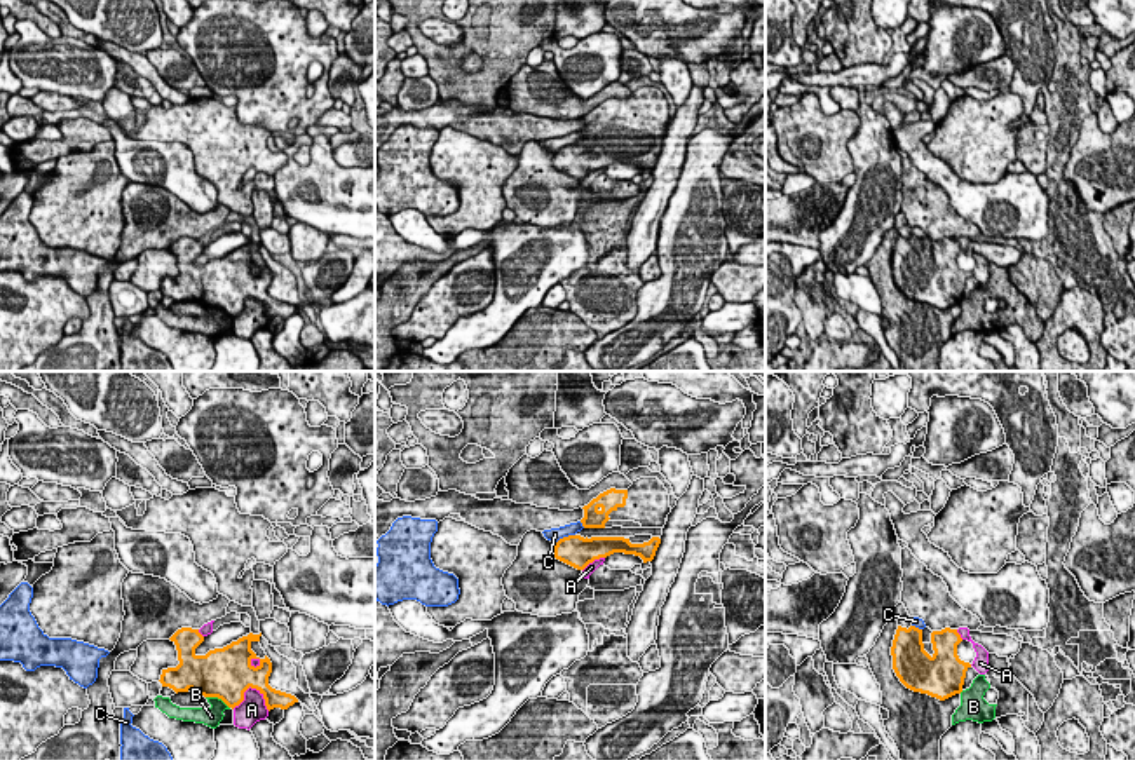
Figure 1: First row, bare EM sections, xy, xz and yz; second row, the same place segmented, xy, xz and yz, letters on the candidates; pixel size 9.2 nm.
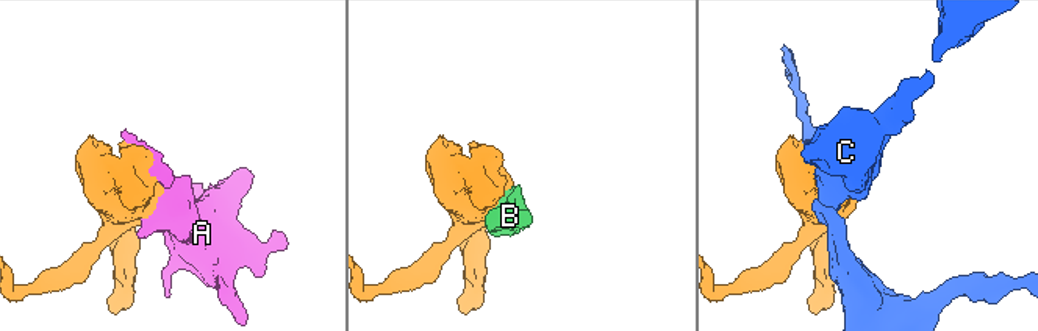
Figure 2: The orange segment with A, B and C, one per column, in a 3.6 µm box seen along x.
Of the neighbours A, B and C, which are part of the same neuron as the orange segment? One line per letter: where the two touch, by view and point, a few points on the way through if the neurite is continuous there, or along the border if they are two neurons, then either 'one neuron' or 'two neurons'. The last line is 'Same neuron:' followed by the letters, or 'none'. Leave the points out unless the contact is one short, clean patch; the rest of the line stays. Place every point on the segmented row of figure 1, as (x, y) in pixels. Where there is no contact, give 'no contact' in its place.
A: meets orange in xy at (251, 687); two neurons
B: meets orange in xy at (218, 698); border along xy (206, 696), (217, 696), (229, 708); two neurons
C: meets orange in xz at (565, 537); one neuron
Same neuron: C

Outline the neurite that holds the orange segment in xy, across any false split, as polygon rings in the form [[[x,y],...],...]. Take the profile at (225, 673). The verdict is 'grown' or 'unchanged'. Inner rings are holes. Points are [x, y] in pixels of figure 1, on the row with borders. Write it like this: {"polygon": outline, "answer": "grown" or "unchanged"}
{"polygon": [[[181,628],[169,638],[176,645],[180,664],[162,669],[159,682],[176,694],[192,690],[204,697],[218,697],[232,709],[244,701],[244,692],[251,687],[263,696],[268,711],[288,709],[298,699],[268,685],[272,662],[251,650],[251,643],[260,641],[260,636],[262,633],[249,633],[223,648],[197,655],[195,648],[204,636],[199,629]]], "answer": "unchanged"}

